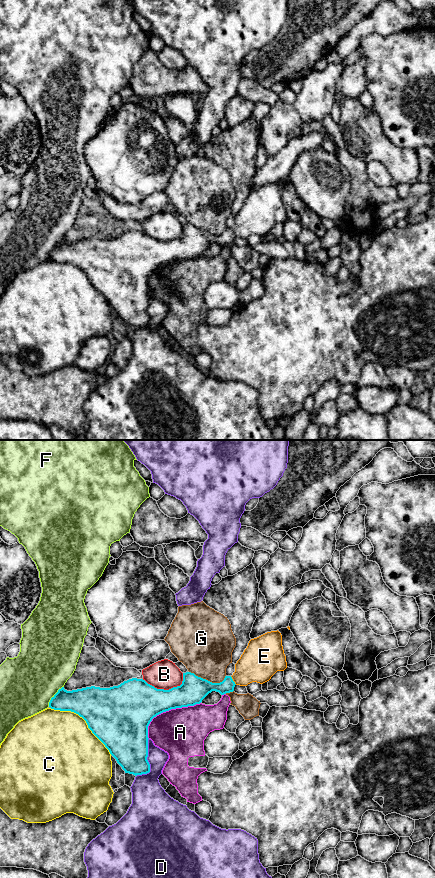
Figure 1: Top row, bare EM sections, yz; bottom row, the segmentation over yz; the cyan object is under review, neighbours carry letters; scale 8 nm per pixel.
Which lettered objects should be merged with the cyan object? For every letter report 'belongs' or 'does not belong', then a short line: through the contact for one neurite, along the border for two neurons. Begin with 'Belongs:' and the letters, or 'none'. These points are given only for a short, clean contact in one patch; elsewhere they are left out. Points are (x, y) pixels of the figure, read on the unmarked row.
Belongs: E
A: does not belong
B: does not belong
C: does not belong
D: does not belong
E: belongs | yz (202, 239), (224, 239), (232, 232), (242, 228), (258, 215)
F: does not belong
G: does not belong

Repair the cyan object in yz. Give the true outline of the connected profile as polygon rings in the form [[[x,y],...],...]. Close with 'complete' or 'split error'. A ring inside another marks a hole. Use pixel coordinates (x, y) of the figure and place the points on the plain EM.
[[[277,182],[251,191],[235,216],[233,227],[225,228],[220,235],[212,235],[194,225],[186,224],[183,225],[182,236],[169,242],[157,241],[145,232],[137,230],[110,240],[91,238],[67,243],[62,239],[51,250],[49,259],[54,262],[71,263],[82,269],[88,280],[105,297],[125,325],[137,328],[150,324],[150,316],[147,312],[148,278],[154,269],[171,261],[200,256],[212,243],[224,247],[233,244],[236,237],[247,238],[252,234],[263,236],[277,223],[284,223],[286,220],[282,187]]] | split error

